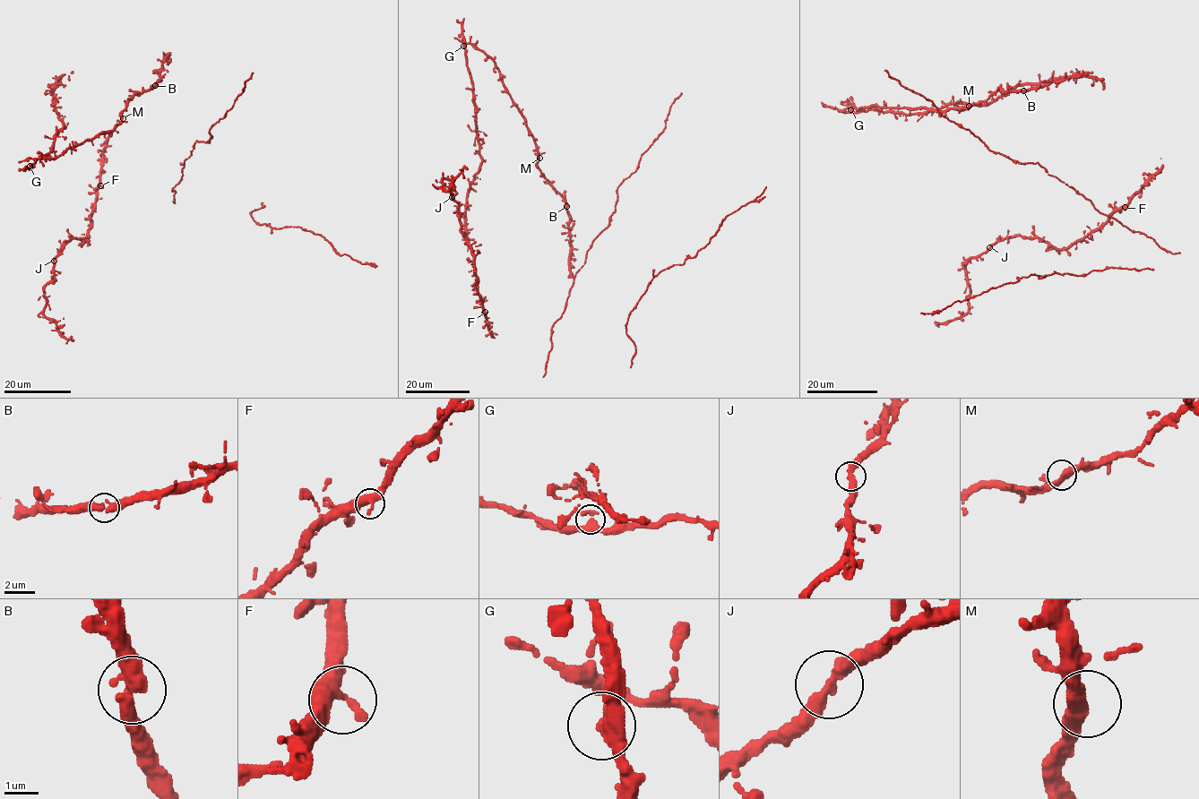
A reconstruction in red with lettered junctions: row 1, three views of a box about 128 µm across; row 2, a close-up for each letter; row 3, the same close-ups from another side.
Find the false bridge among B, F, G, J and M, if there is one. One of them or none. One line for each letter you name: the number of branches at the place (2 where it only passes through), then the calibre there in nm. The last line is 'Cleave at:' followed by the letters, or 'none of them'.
Cleave at: none of them

